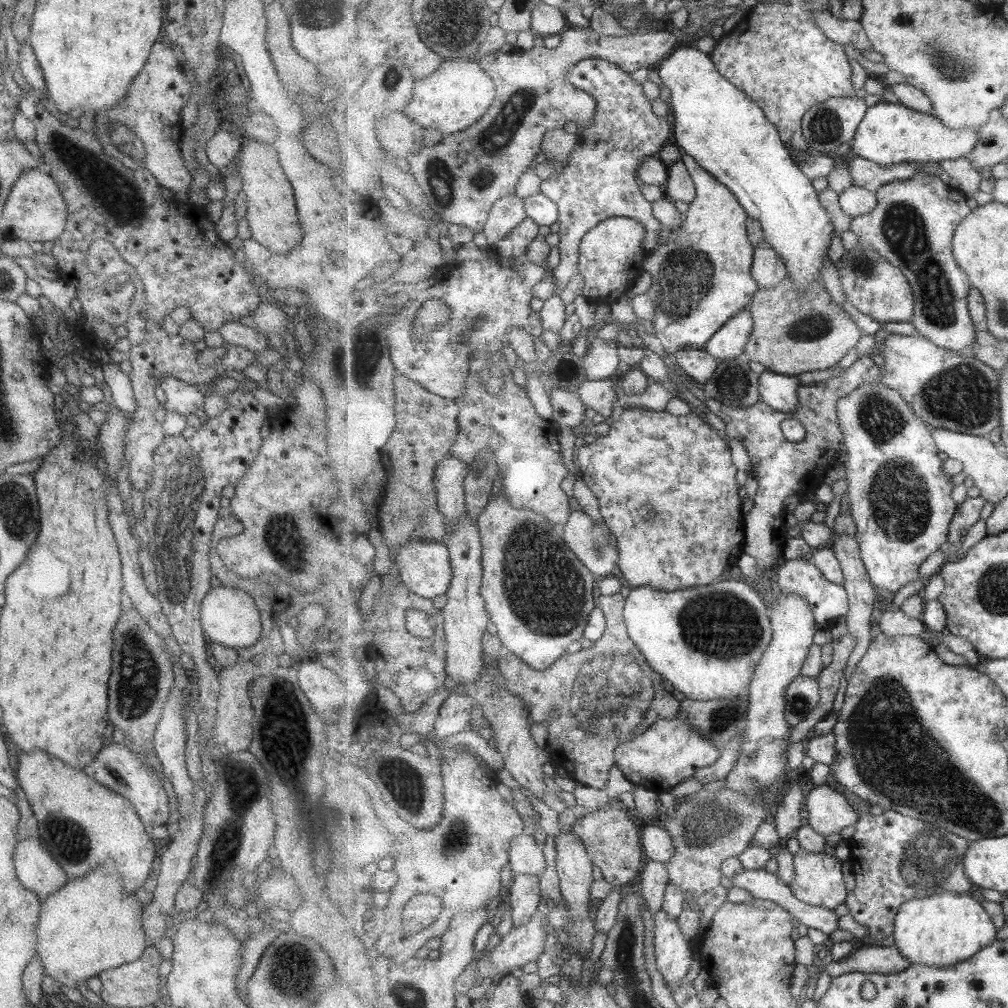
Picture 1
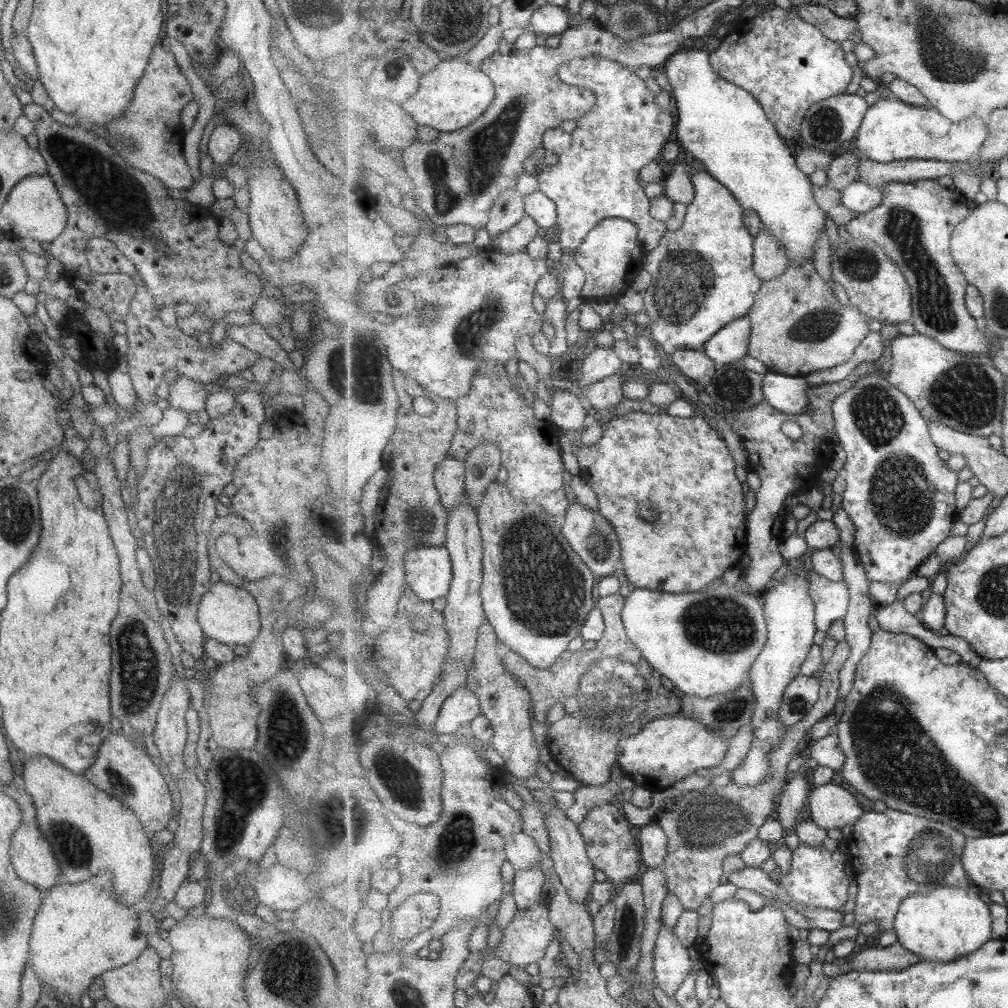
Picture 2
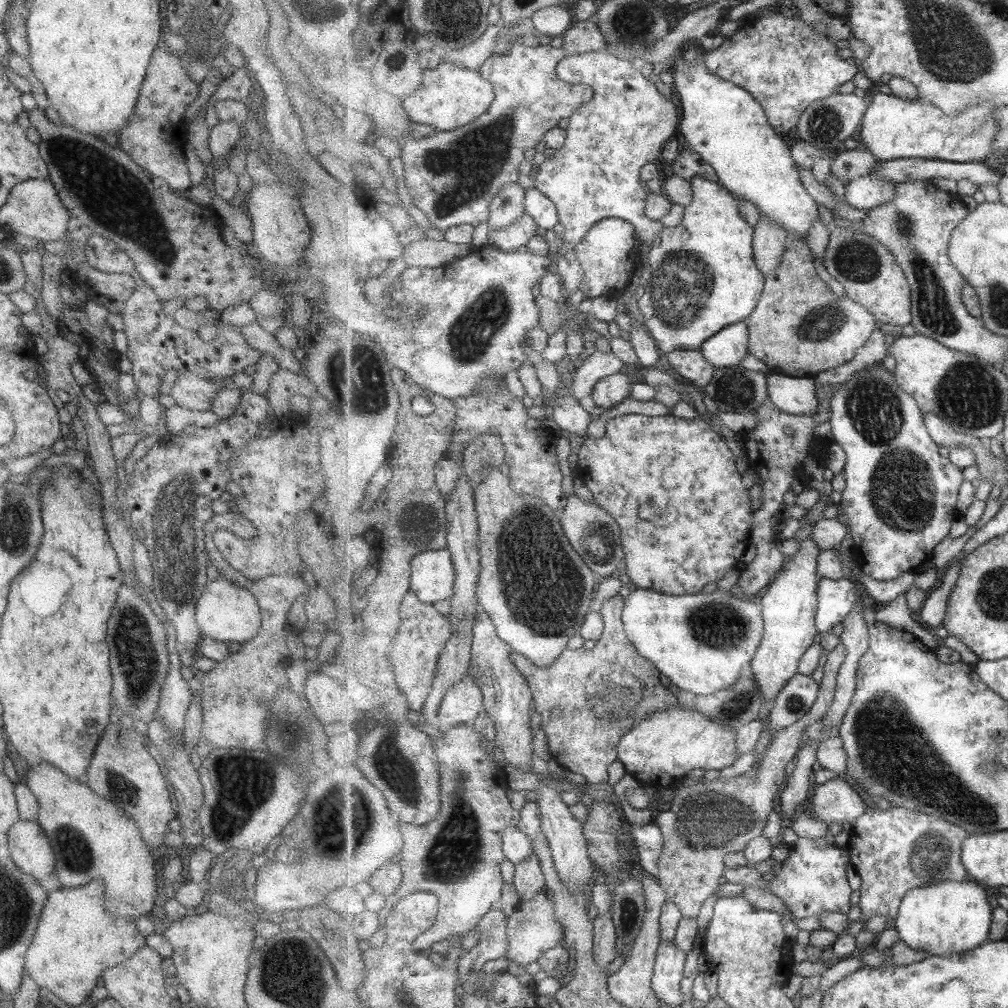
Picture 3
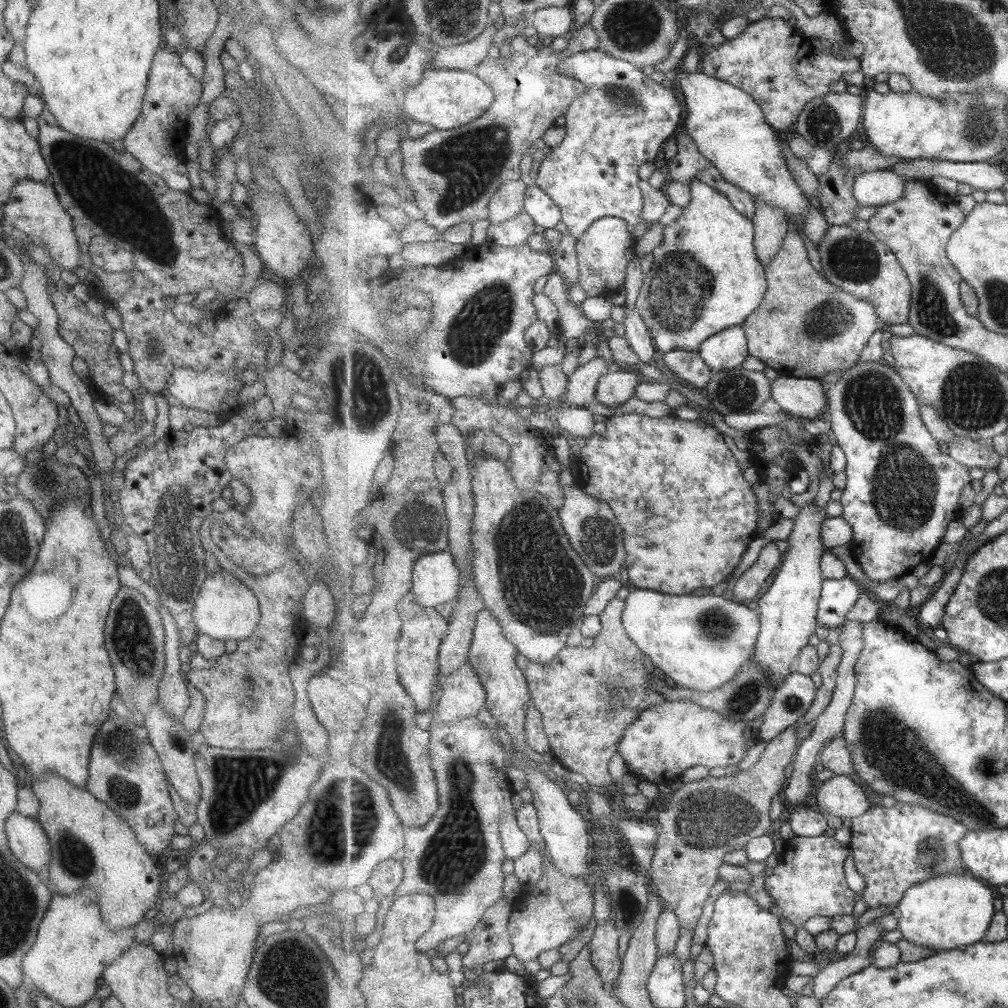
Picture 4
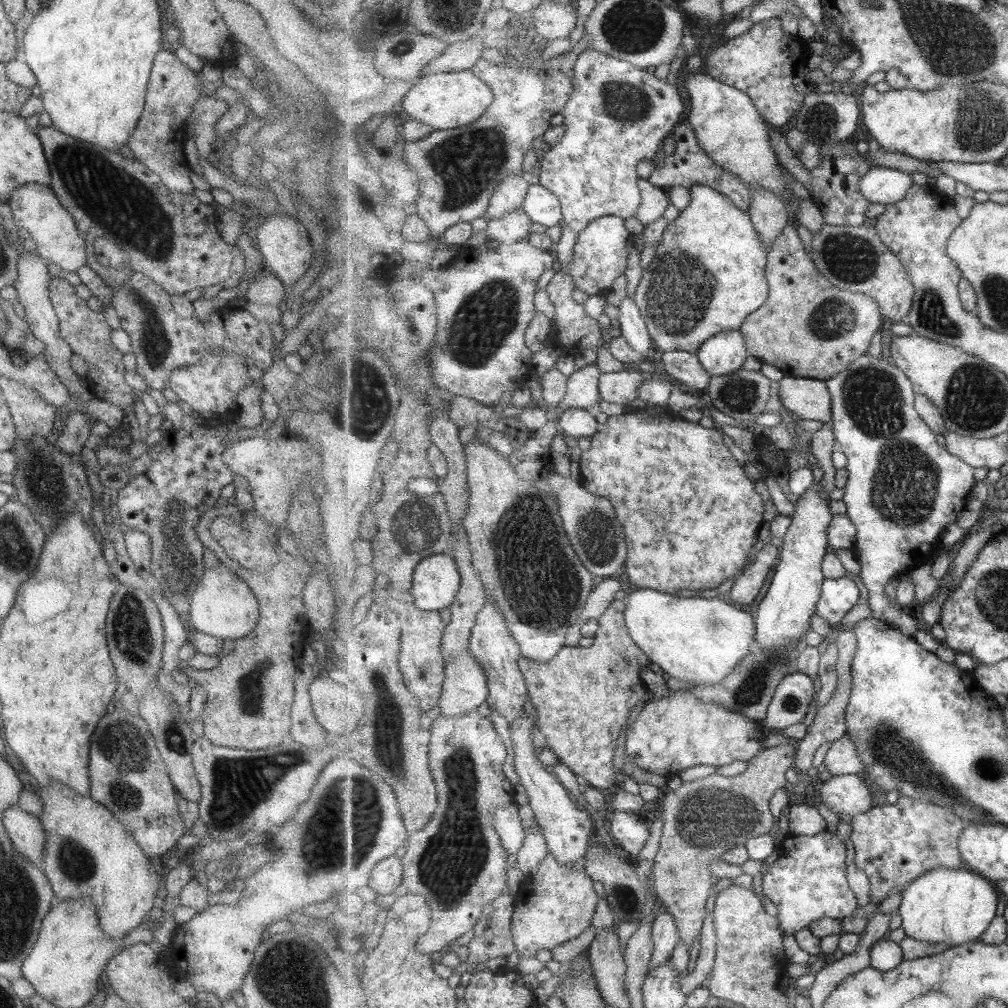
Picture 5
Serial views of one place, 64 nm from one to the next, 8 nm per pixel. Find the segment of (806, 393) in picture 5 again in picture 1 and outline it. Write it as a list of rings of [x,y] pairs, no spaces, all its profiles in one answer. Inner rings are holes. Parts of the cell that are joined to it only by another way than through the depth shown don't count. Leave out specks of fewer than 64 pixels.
[[[764,370],[760,374],[761,401],[778,413],[795,412],[799,404],[801,382],[796,376],[787,376]]]

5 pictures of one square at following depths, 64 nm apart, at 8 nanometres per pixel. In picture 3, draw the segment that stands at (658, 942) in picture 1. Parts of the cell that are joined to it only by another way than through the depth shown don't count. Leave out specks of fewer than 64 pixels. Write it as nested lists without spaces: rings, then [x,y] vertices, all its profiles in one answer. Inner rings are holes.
[[[662,942],[656,956],[653,990],[661,1002],[682,1006],[682,980],[686,975],[688,954],[679,950],[675,942]]]

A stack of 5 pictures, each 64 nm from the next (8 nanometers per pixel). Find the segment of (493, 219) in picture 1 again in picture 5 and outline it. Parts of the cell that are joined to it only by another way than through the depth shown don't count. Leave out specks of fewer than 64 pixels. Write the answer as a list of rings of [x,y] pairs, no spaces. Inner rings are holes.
[[[525,175],[506,178],[495,189],[487,218],[503,218],[510,212],[522,208],[527,199],[530,185],[530,182],[525,179]]]

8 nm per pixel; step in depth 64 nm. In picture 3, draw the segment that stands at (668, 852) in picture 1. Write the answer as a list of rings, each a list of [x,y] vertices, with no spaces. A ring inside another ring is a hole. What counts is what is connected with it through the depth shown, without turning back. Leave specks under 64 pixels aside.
[[[629,825],[634,846],[639,852],[639,864],[646,874],[657,877],[659,861],[664,849],[664,836],[659,825]]]

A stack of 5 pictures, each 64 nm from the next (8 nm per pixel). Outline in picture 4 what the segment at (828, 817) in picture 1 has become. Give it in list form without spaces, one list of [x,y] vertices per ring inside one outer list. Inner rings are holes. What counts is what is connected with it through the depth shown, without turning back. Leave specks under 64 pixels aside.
[[[834,775],[818,784],[813,794],[820,812],[829,816],[854,819],[863,816],[873,806],[863,788],[849,775]]]

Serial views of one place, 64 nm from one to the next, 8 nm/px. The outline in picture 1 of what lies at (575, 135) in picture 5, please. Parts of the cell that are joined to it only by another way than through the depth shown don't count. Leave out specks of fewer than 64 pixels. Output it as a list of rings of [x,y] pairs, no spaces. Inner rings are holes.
[[[592,57],[578,62],[568,72],[568,79],[577,88],[591,93],[598,101],[598,107],[592,125],[579,134],[576,149],[563,163],[561,175],[553,173],[542,182],[542,194],[553,200],[560,210],[560,230],[557,233],[560,262],[553,270],[559,289],[544,302],[540,311],[544,330],[556,334],[564,327],[568,317],[560,292],[580,272],[580,244],[587,232],[611,217],[629,217],[646,226],[644,244],[647,251],[657,246],[657,238],[664,226],[654,215],[654,204],[641,194],[637,177],[639,167],[646,158],[659,156],[673,126],[666,117],[656,113],[642,85],[618,64]]]

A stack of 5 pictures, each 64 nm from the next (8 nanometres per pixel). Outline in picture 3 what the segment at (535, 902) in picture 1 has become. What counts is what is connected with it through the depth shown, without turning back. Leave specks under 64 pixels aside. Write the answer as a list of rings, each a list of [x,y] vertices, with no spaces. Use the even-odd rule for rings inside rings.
[[[534,854],[529,860],[519,862],[514,876],[514,886],[519,903],[533,901],[539,895],[539,890],[546,884],[539,857]]]

